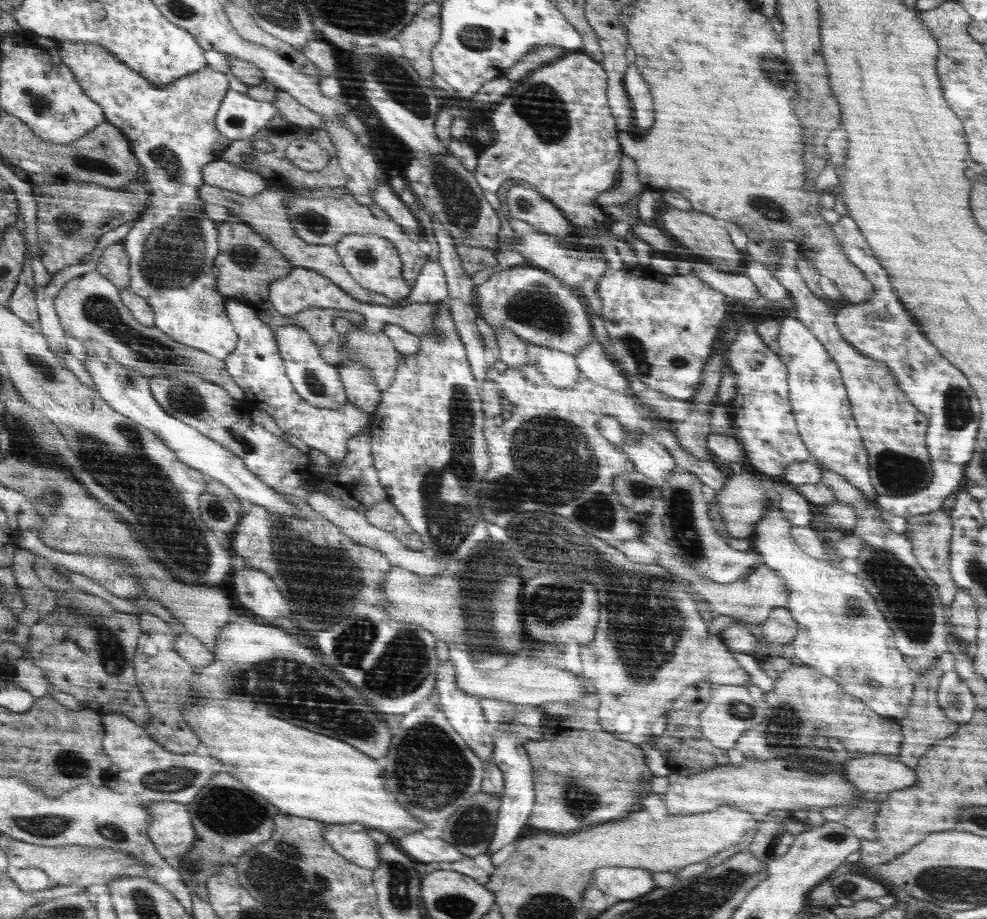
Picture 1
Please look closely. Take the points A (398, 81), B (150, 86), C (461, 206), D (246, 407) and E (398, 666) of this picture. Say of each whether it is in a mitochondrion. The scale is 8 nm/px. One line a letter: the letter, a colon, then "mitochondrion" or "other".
A: mitochondrion
B: other
C: mitochondrion
D: other
E: mitochondrion

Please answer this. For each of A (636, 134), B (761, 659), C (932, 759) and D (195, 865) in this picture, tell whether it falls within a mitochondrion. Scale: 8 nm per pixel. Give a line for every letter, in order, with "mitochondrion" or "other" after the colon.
A: other
B: other
C: other
D: mitochondrion

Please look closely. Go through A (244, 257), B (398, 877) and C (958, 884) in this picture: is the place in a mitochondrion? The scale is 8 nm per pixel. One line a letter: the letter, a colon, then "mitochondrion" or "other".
A: mitochondrion
B: mitochondrion
C: mitochondrion

